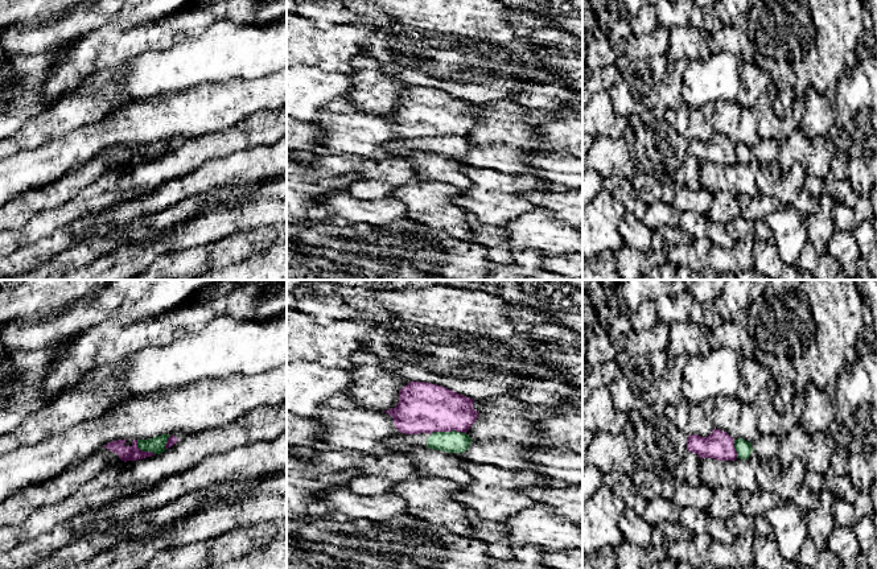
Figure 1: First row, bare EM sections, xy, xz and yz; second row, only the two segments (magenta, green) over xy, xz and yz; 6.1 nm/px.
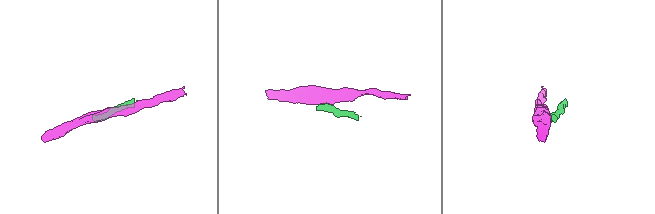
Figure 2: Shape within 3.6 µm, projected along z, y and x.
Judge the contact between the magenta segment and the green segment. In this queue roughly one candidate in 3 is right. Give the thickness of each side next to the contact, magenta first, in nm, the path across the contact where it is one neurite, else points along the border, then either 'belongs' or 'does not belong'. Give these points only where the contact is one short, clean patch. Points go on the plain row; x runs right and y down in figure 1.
300/130 nm | along xz (465, 136), (435, 135), (431, 139) | does not belong

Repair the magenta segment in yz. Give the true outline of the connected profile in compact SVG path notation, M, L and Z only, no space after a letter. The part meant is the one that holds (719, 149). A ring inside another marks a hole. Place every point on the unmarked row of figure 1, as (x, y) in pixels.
M716 132L708 141L688 140L687 154L700 162L715 162L717 165L734 165L737 162L734 143Z

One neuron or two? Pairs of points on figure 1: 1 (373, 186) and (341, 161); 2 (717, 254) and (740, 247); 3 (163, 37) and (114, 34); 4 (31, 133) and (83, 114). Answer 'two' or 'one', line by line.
1: one
2: one
3: one
4: one

